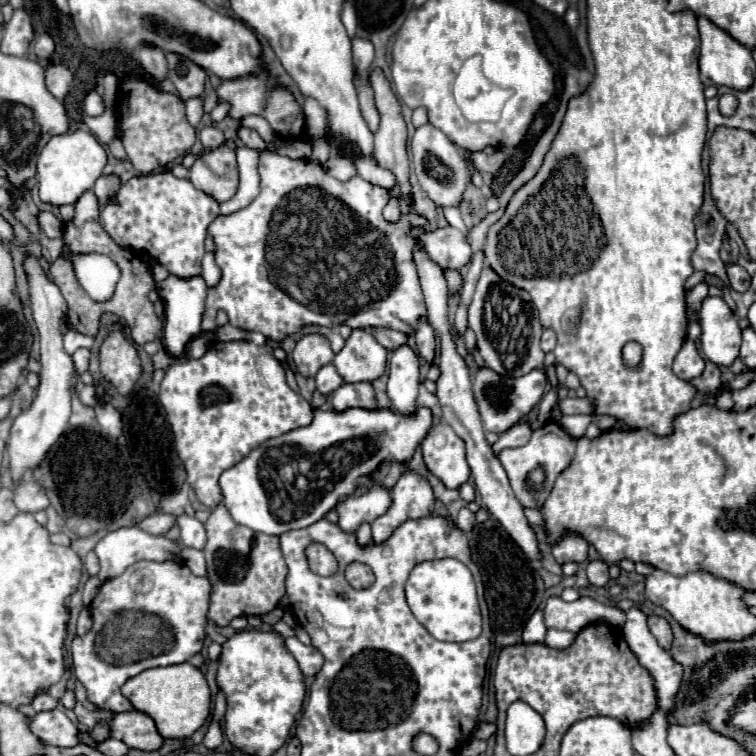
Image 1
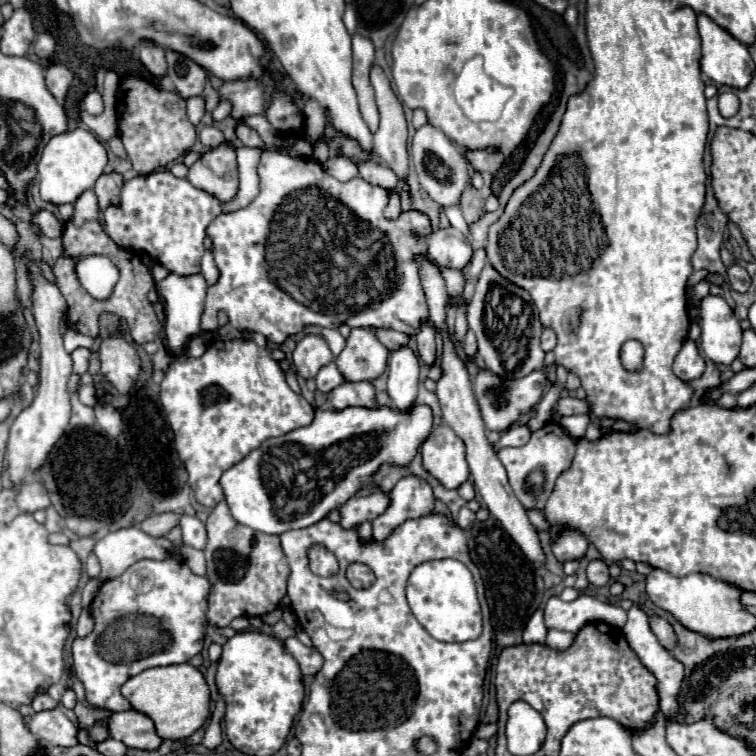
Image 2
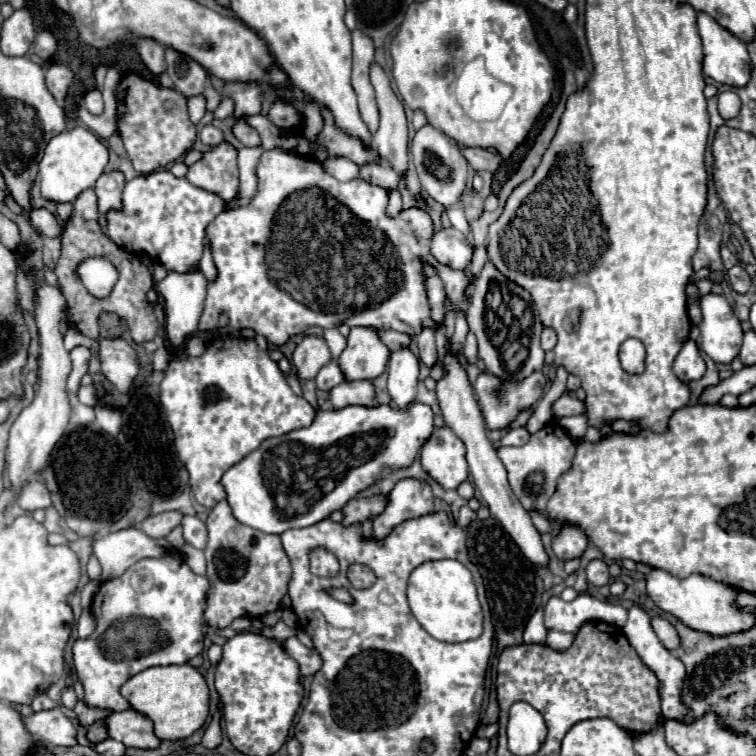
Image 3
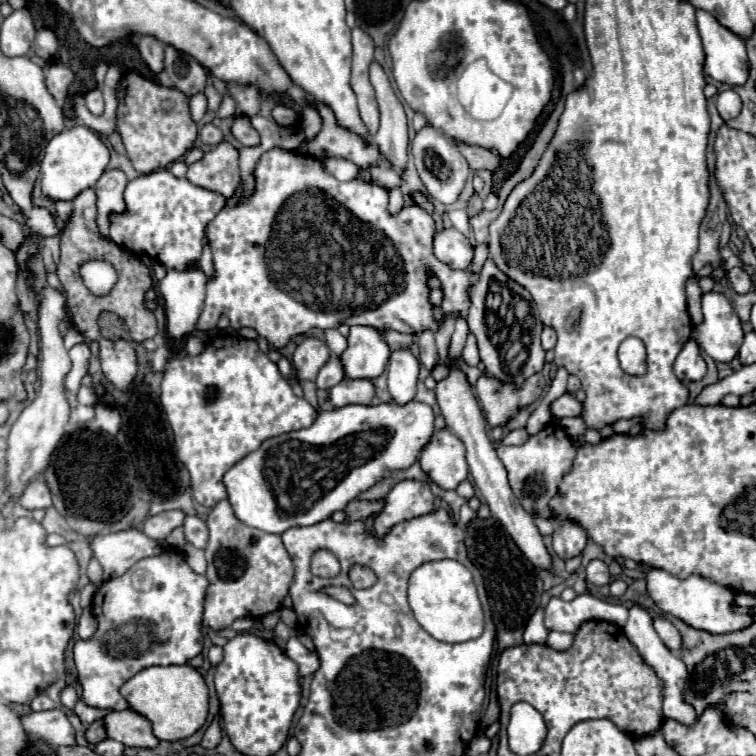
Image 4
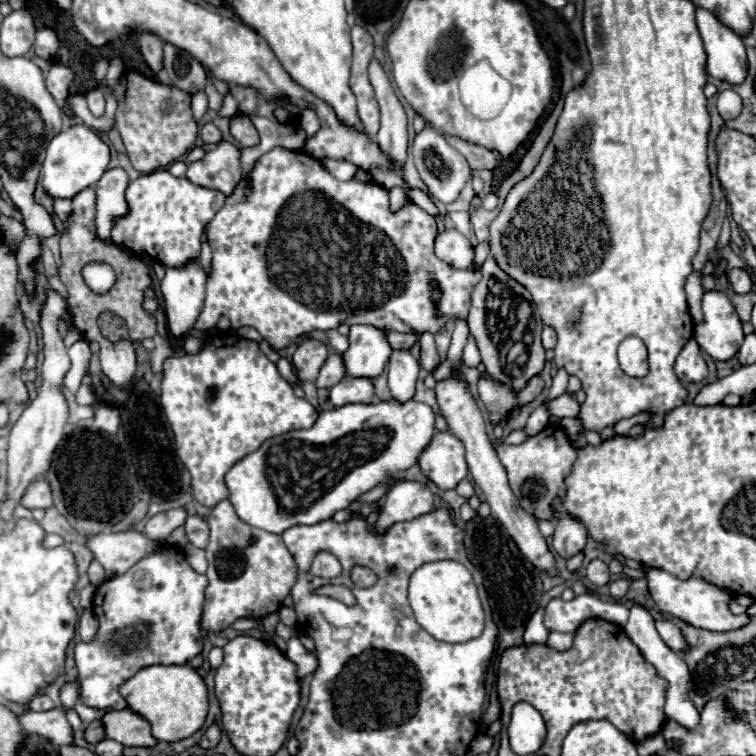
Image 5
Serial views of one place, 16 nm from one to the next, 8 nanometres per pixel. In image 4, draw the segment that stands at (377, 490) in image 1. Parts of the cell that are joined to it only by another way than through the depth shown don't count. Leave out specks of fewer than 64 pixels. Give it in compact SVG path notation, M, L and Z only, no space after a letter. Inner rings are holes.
M352 500L352 504L348 504L346 512L348 512L348 522L350 520L366 520L370 514L380 512L382 510L382 502L374 500L374 502L362 502L362 500Z

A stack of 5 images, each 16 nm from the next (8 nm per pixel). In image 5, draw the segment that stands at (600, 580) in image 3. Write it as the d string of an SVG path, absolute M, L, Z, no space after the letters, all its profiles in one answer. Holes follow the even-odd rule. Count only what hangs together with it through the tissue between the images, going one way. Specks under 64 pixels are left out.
M592 560L592 562L586 566L586 574L588 574L588 580L590 580L594 586L604 586L604 584L610 582L608 564L602 562L602 560Z

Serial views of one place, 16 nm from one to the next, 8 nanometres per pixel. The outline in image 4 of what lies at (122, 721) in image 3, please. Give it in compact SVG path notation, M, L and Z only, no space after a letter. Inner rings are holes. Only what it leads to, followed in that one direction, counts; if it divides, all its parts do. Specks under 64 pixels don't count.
M112 710L104 716L106 734L112 740L122 742L124 746L138 746L138 748L154 748L158 740L152 736L150 722L134 710Z

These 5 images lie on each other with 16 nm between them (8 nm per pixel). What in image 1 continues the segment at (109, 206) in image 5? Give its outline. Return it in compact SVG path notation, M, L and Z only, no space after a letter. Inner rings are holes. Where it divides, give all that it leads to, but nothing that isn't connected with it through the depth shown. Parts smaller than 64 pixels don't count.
M108 174L108 176L100 176L94 184L94 194L98 196L100 206L104 208L104 204L108 204L108 200L116 200L116 192L120 190L120 176L118 174Z

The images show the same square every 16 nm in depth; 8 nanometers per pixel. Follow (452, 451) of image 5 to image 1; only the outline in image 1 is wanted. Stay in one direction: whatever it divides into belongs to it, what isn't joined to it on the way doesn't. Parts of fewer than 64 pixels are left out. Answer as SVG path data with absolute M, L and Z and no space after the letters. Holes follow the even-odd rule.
M444 422L432 426L430 434L424 438L422 456L426 468L446 488L458 488L470 478L464 442Z

